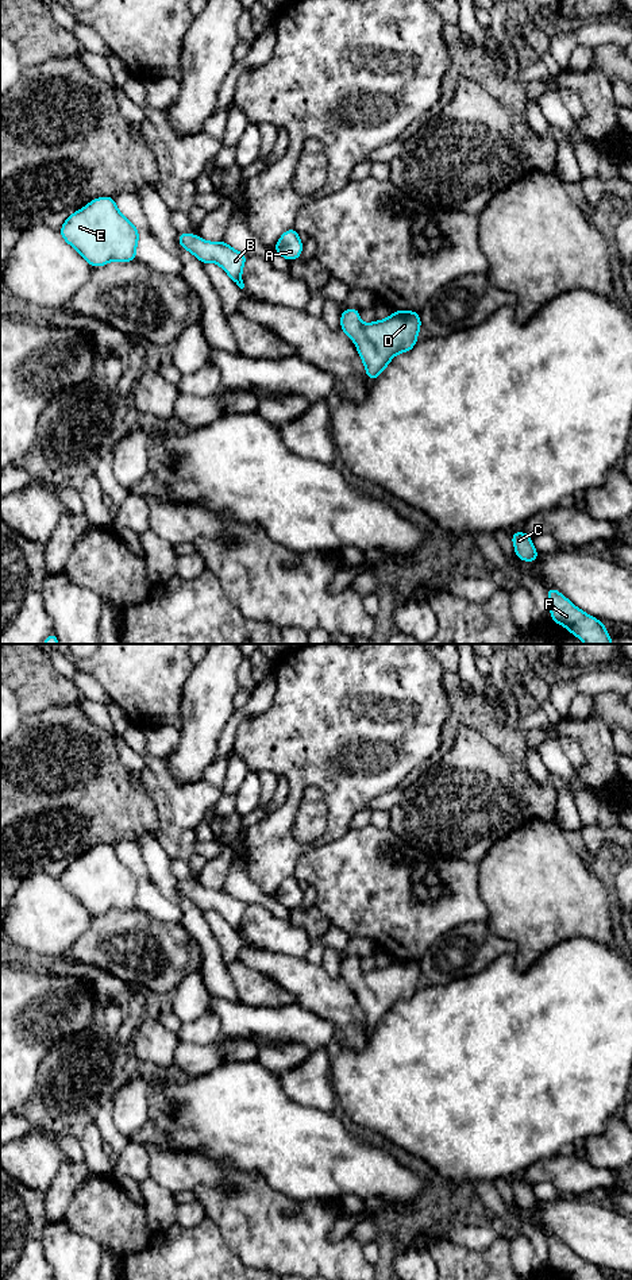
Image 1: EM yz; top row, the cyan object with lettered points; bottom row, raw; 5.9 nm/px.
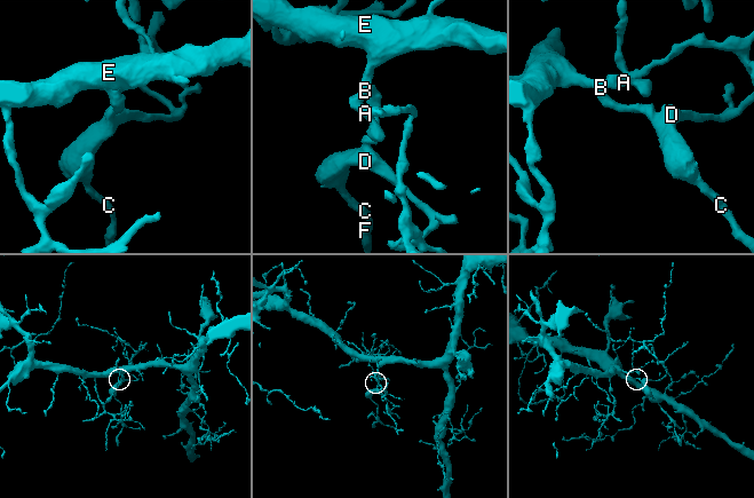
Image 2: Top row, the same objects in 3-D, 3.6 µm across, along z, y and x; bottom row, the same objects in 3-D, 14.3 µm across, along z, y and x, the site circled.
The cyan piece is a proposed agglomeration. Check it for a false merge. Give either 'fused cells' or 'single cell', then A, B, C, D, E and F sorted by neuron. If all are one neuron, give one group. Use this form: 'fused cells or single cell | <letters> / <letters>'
single cell | A B C D E F

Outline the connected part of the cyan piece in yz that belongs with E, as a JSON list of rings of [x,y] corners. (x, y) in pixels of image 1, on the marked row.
[[[101,196],[72,213],[58,230],[92,266],[112,261],[134,262],[139,240],[138,228],[117,209],[115,198]]]

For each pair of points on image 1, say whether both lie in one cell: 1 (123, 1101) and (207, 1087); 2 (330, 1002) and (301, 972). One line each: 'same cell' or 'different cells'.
1: different cells
2: same cell

